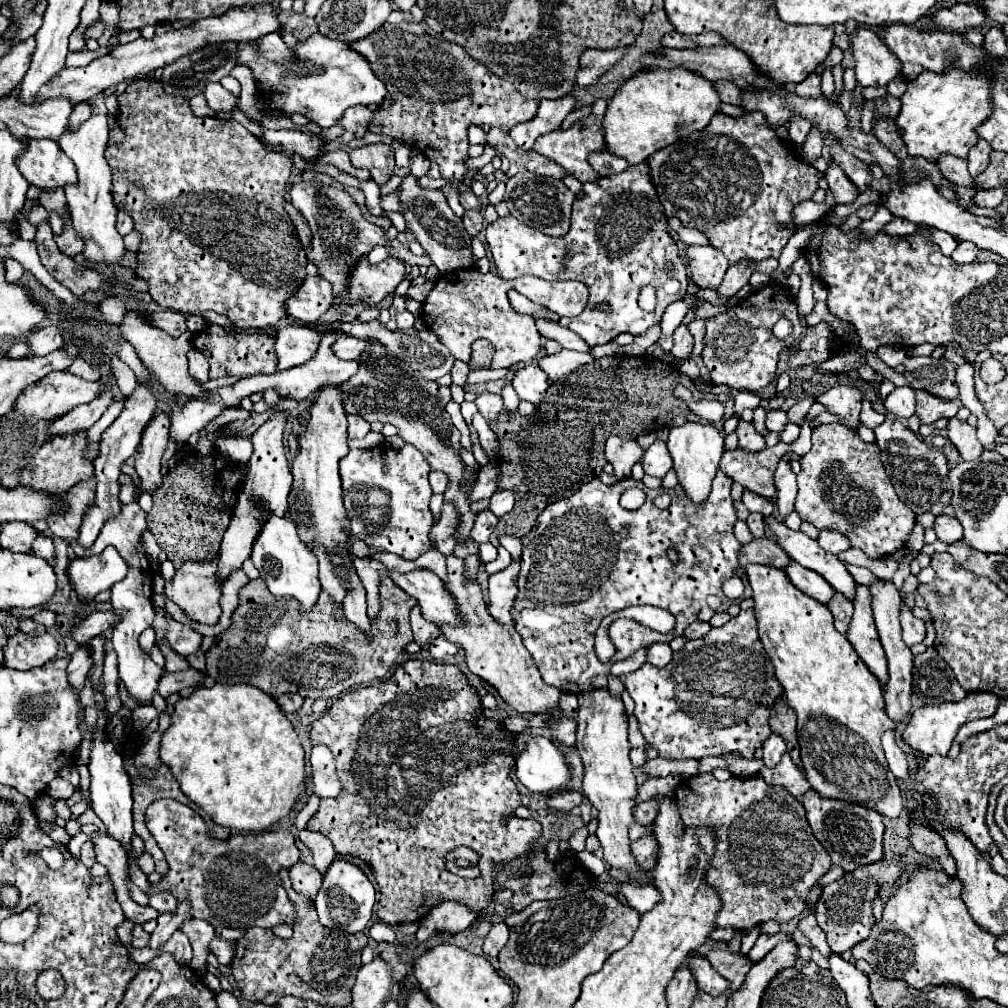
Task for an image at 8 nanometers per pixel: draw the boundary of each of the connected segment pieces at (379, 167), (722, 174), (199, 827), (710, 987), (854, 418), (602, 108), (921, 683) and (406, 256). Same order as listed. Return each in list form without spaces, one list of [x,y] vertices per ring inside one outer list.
[[[374,143],[374,145],[364,145],[360,149],[350,151],[350,161],[354,167],[364,167],[370,171],[372,179],[378,185],[384,185],[390,175],[394,165],[394,151],[390,145],[384,143]]]
[[[758,111],[740,115],[740,117],[730,117],[730,115],[724,115],[724,113],[716,113],[706,129],[702,129],[698,133],[692,133],[690,137],[684,137],[684,139],[676,141],[674,145],[668,145],[668,147],[656,151],[654,155],[650,155],[648,157],[648,167],[650,167],[650,179],[654,181],[654,187],[658,187],[658,197],[662,197],[662,205],[666,209],[666,217],[678,217],[684,227],[698,229],[700,233],[704,233],[706,239],[710,241],[710,245],[716,247],[716,249],[720,249],[726,255],[726,259],[728,259],[730,265],[736,265],[740,261],[762,261],[766,257],[776,257],[778,259],[780,253],[782,253],[782,249],[786,247],[788,239],[796,233],[794,219],[792,219],[794,205],[798,205],[800,201],[812,199],[814,191],[818,189],[818,181],[820,181],[818,171],[812,165],[806,165],[804,161],[800,161],[800,157],[796,155],[794,147],[790,143],[780,141],[776,137],[776,133],[772,129],[768,129],[766,117],[762,113],[758,113]]]
[[[158,799],[146,809],[146,825],[170,865],[170,875],[167,873],[152,887],[169,891],[178,901],[188,899],[192,917],[204,919],[212,927],[240,929],[272,929],[280,921],[294,923],[294,907],[278,875],[282,867],[290,869],[300,859],[290,831],[246,833],[216,841],[208,835],[206,823],[190,807],[170,799]]]
[[[690,957],[688,961],[688,969],[692,971],[694,979],[696,979],[696,985],[698,989],[710,993],[710,995],[722,995],[726,989],[728,989],[728,981],[722,979],[710,965],[710,961],[706,957]]]
[[[836,381],[836,385],[830,391],[816,397],[816,401],[822,403],[828,413],[836,415],[840,423],[852,431],[856,431],[858,427],[860,419],[858,415],[862,409],[860,399],[862,399],[860,389],[856,389],[852,383],[840,383],[840,381]]]
[[[598,99],[594,105],[592,105],[592,113],[584,119],[578,119],[576,123],[570,125],[570,129],[556,129],[552,133],[546,133],[542,135],[536,145],[534,145],[534,151],[538,151],[540,155],[546,155],[550,159],[554,159],[556,163],[560,163],[570,175],[574,175],[578,181],[582,183],[588,183],[588,181],[598,181],[598,173],[590,167],[588,163],[588,155],[594,153],[594,151],[602,151],[604,149],[604,131],[602,131],[602,125],[600,125],[600,119],[604,117],[606,113],[606,101],[604,99]]]
[[[928,647],[926,653],[914,657],[912,677],[912,691],[926,705],[938,705],[946,701],[952,703],[966,697],[966,691],[954,679],[952,669],[948,669],[946,661],[934,647]]]
[[[396,239],[390,242],[391,245],[391,254],[397,259],[400,259],[410,266],[423,266],[429,267],[432,262],[428,256],[416,256],[413,255],[409,250],[409,247],[406,247],[404,244],[398,242]]]

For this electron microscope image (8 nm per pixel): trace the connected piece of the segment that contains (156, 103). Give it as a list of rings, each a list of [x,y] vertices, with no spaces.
[[[136,79],[132,81],[124,93],[118,95],[118,117],[116,125],[124,129],[124,141],[114,143],[108,141],[106,147],[106,161],[112,169],[112,191],[114,191],[114,203],[120,211],[130,213],[134,219],[134,229],[142,235],[140,247],[136,251],[136,277],[144,279],[148,283],[148,293],[152,299],[170,311],[176,313],[200,313],[200,311],[216,311],[220,315],[226,315],[238,329],[264,329],[278,323],[280,317],[286,315],[284,301],[298,289],[298,285],[306,277],[306,249],[302,247],[294,223],[290,221],[288,213],[284,211],[286,205],[286,187],[290,179],[292,159],[284,153],[266,153],[252,133],[248,133],[238,121],[218,121],[214,117],[196,117],[182,97],[170,97],[164,93],[162,83],[154,79]]]

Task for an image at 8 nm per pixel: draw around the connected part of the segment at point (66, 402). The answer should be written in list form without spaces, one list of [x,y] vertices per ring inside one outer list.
[[[54,371],[54,373],[46,375],[42,381],[30,385],[30,389],[24,389],[22,395],[18,397],[18,403],[14,403],[12,411],[20,413],[24,417],[48,419],[50,421],[50,419],[58,419],[58,417],[66,415],[76,405],[90,403],[96,397],[98,397],[98,383],[96,381],[86,381],[86,379],[70,375],[66,371]]]

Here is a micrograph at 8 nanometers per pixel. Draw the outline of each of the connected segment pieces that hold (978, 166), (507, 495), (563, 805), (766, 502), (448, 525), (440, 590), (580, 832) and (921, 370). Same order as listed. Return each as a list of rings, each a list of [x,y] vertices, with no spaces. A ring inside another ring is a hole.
[[[978,141],[970,153],[968,153],[968,173],[972,177],[978,177],[986,167],[988,167],[988,159],[990,159],[990,145],[986,141]]]
[[[496,491],[490,497],[490,511],[494,511],[498,517],[510,513],[514,509],[514,493],[512,491]]]
[[[562,791],[562,793],[554,793],[546,799],[546,805],[554,811],[562,811],[562,813],[568,813],[572,811],[574,807],[578,807],[582,803],[582,793],[576,793],[576,791]]]
[[[744,491],[744,495],[742,495],[742,503],[746,505],[746,509],[748,511],[758,511],[758,513],[762,513],[764,517],[768,517],[770,513],[772,513],[772,501],[770,499],[766,499],[766,497],[760,497],[760,495],[754,495],[752,491]]]
[[[444,501],[440,521],[432,527],[432,545],[444,555],[452,555],[458,543],[458,513],[454,503]]]
[[[414,569],[410,573],[388,571],[388,575],[400,589],[404,589],[410,597],[418,601],[424,619],[436,625],[440,623],[458,625],[460,613],[456,601],[444,589],[442,579],[436,573],[432,573],[430,569]]]
[[[580,827],[580,829],[576,829],[576,831],[572,833],[572,837],[568,839],[568,843],[570,843],[570,849],[572,849],[572,851],[576,851],[576,853],[584,851],[586,837],[588,837],[588,829],[586,829],[586,827]]]
[[[910,357],[906,363],[904,377],[914,389],[922,389],[944,401],[952,401],[958,397],[954,369],[956,365],[944,357]]]

